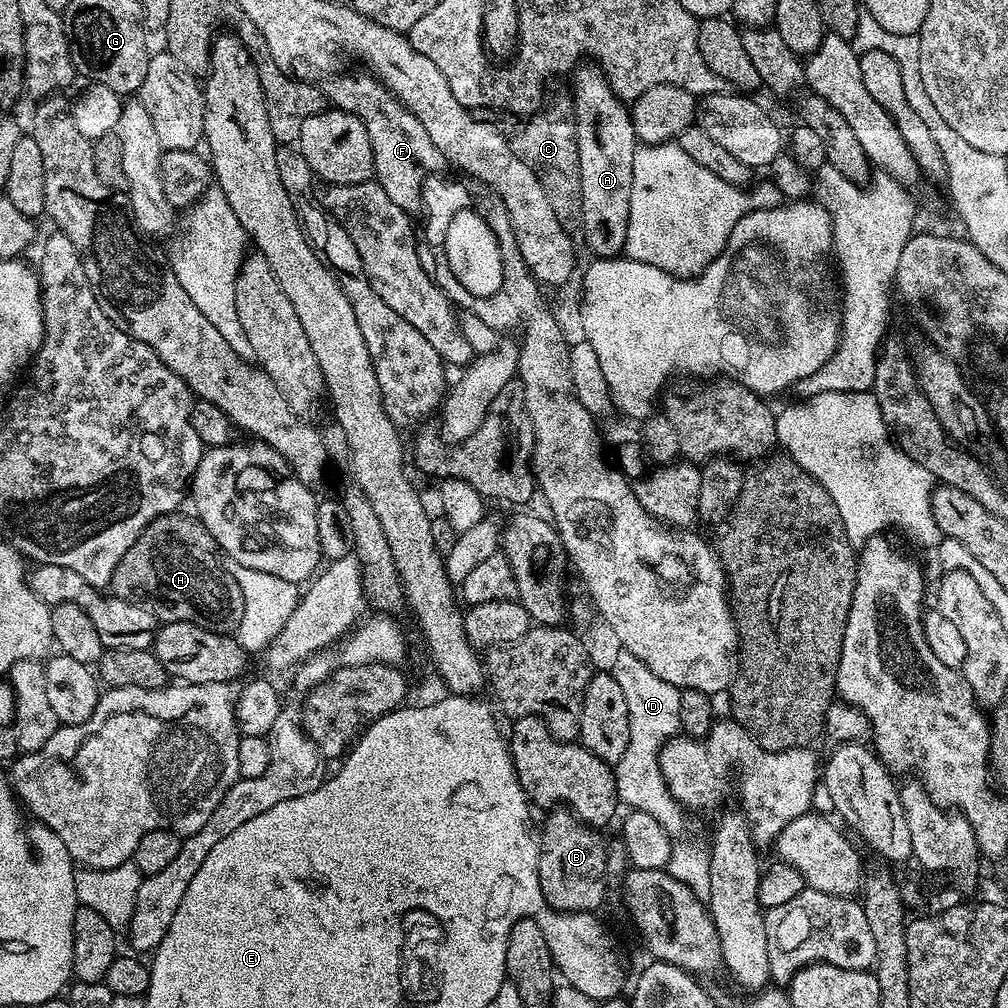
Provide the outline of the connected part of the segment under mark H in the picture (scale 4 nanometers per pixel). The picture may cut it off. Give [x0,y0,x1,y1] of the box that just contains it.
[111,510,244,633]

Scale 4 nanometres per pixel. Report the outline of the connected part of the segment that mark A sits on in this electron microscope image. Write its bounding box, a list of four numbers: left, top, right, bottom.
[572,67,638,258]

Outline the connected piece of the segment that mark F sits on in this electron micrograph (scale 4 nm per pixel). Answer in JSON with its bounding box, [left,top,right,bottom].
[323,75,445,214]

